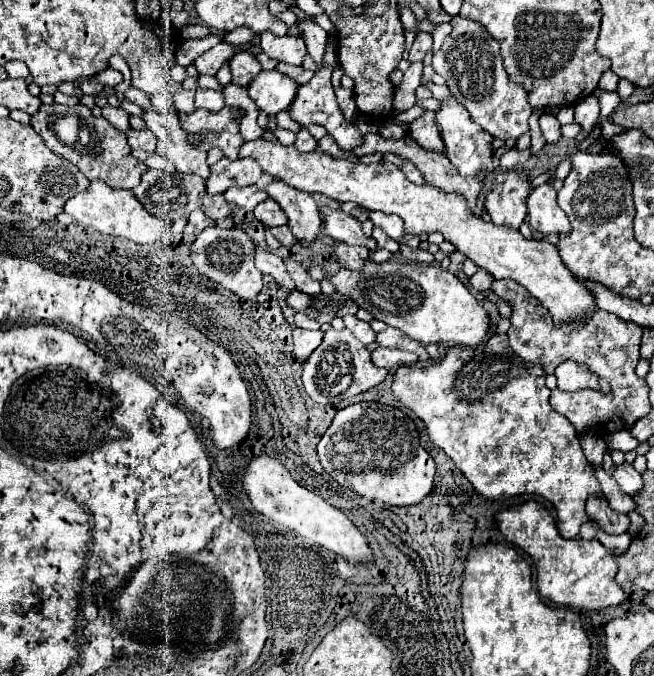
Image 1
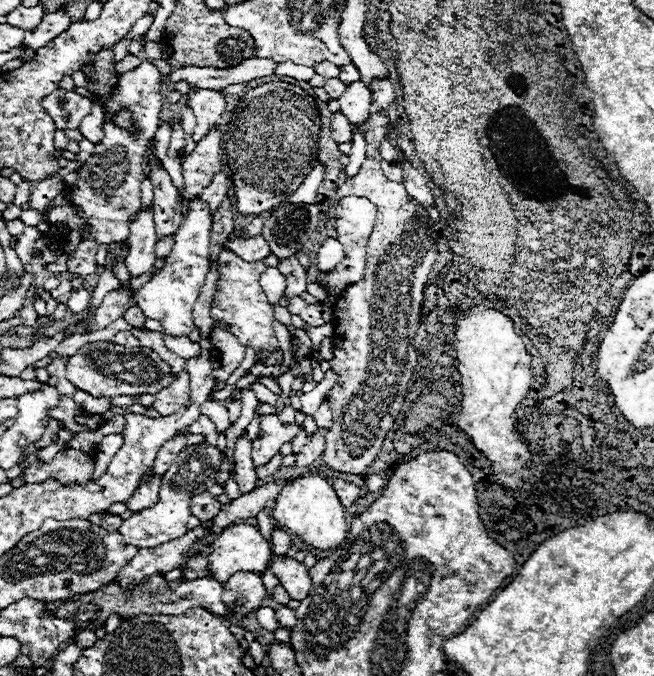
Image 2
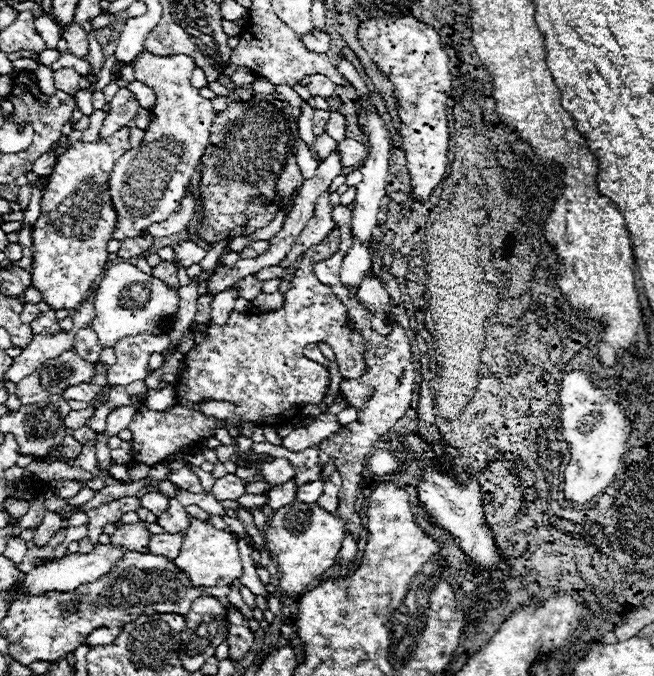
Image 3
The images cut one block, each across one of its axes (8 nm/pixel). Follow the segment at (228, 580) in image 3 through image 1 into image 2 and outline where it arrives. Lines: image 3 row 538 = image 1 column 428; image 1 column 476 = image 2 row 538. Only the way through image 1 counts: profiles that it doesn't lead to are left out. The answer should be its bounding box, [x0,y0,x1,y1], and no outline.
[208,524,270,582]

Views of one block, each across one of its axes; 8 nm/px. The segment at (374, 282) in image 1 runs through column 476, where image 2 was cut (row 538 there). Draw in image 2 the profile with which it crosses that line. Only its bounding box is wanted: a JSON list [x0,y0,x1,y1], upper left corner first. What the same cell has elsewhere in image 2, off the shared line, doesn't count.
[272,472,348,550]

